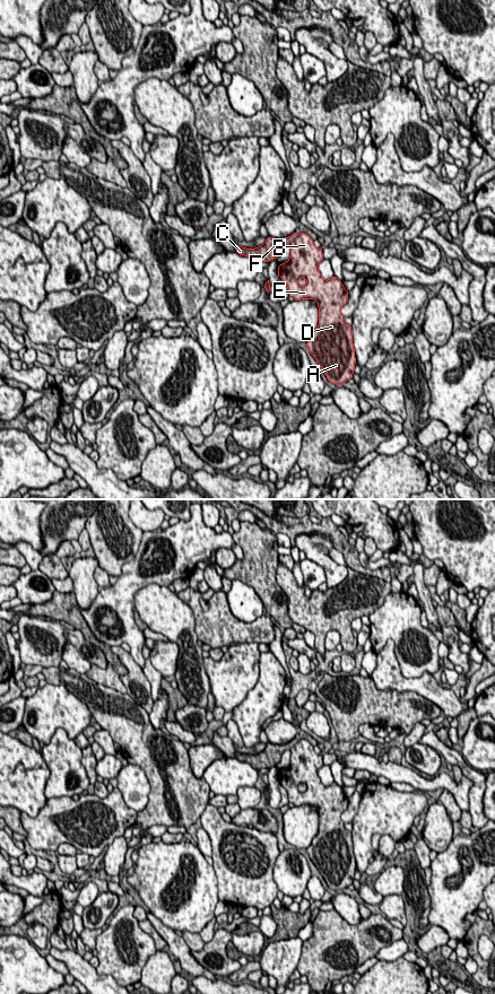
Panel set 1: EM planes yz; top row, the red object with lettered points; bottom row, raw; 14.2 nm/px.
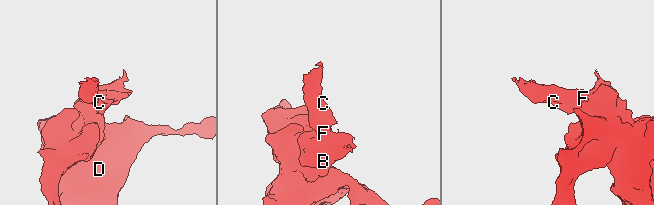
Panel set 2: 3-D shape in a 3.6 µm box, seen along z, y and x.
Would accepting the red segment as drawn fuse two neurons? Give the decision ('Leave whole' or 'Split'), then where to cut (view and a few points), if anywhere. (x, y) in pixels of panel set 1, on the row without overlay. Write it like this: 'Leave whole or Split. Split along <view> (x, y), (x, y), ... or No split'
Split. Split along yz (297, 741), (289, 749)

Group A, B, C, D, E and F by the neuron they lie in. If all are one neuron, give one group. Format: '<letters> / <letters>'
A B D E / C F

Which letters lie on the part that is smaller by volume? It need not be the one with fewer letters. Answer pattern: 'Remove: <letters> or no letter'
Remove: C, F

